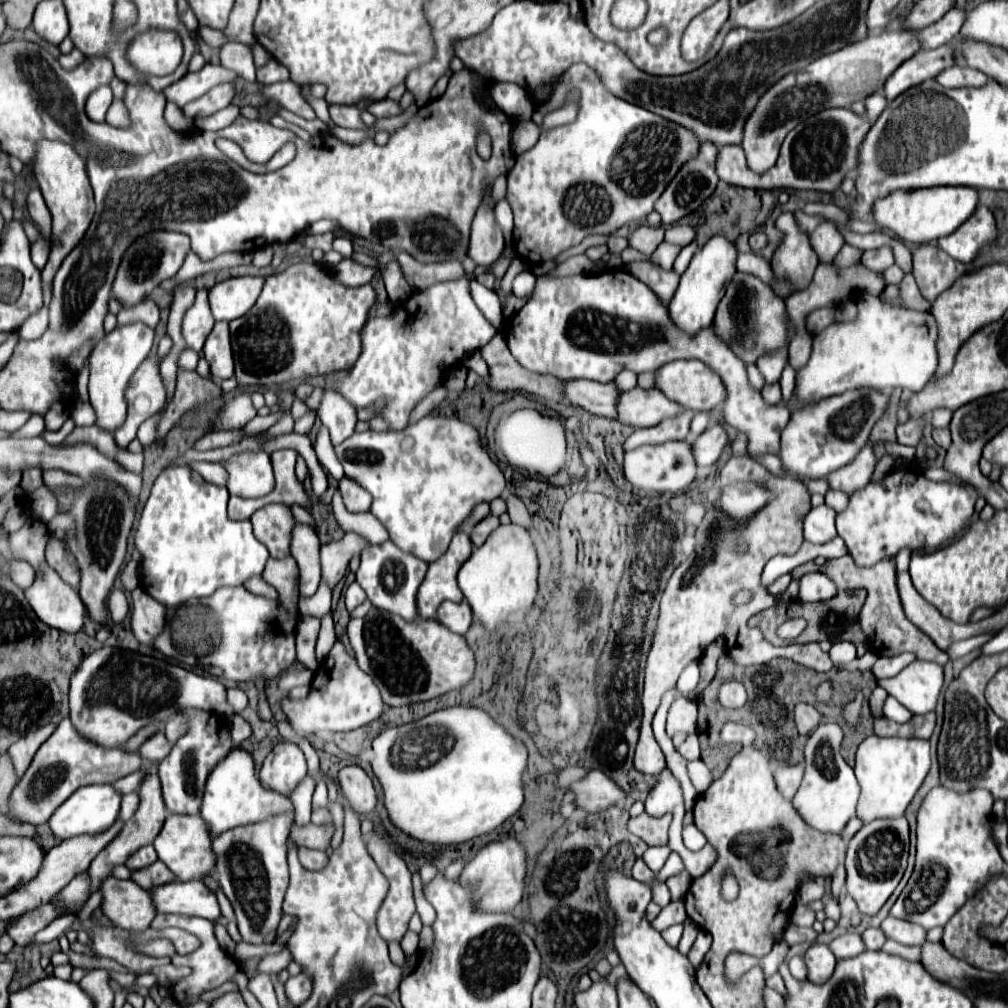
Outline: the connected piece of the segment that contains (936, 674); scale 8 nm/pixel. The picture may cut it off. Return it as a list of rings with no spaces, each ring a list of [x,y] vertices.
[[[914,660],[902,668],[896,676],[888,680],[878,680],[878,684],[912,714],[926,714],[936,708],[938,694],[942,690],[944,672],[936,662]]]

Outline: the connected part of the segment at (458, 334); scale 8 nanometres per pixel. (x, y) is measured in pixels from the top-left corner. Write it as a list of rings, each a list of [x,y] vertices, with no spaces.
[[[450,280],[434,284],[422,292],[414,292],[404,304],[394,310],[388,318],[374,318],[368,320],[362,328],[362,354],[352,366],[350,372],[344,374],[338,382],[334,382],[334,388],[352,404],[356,410],[370,406],[378,398],[386,398],[386,406],[382,408],[382,416],[390,422],[392,430],[404,430],[408,426],[410,410],[420,402],[442,378],[444,368],[450,368],[456,360],[460,360],[464,354],[478,350],[490,342],[490,338],[496,334],[496,328],[484,318],[484,314],[478,310],[470,296],[470,280]]]

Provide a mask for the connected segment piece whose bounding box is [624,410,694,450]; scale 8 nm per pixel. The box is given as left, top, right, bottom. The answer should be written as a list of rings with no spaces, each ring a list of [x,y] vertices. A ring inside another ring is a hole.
[[[684,410],[684,414],[676,418],[666,418],[658,426],[634,430],[632,436],[626,440],[624,450],[632,450],[644,444],[664,444],[668,440],[684,440],[690,432],[690,422],[694,418],[692,410]]]

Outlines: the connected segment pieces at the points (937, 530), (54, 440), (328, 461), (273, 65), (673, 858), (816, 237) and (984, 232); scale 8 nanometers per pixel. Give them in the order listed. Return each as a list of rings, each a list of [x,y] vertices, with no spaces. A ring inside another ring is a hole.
[[[908,466],[904,470],[892,470],[882,482],[868,484],[866,488],[854,492],[850,496],[850,506],[846,512],[838,514],[836,528],[838,536],[846,542],[846,548],[850,556],[854,558],[856,566],[868,568],[884,558],[894,558],[900,550],[938,550],[936,546],[950,544],[948,540],[960,536],[964,528],[968,526],[970,518],[974,516],[974,504],[976,504],[978,492],[970,486],[962,486],[956,482],[932,482],[926,480],[916,468]]]
[[[69,417],[59,431],[55,433],[45,430],[42,434],[42,437],[50,445],[61,445],[62,442],[68,437],[68,435],[72,432],[74,428],[75,423],[72,417]]]
[[[322,428],[322,430],[318,432],[314,450],[316,450],[316,454],[318,454],[320,464],[328,470],[328,474],[332,474],[336,480],[344,478],[344,470],[342,470],[336,454],[334,454],[334,448],[332,448],[332,444],[330,444],[330,436],[328,436],[328,430],[326,430],[326,428]]]
[[[270,60],[266,66],[262,66],[258,70],[258,80],[276,80],[276,72],[280,72],[280,62],[278,60]]]
[[[671,852],[668,857],[668,862],[664,864],[664,868],[660,870],[660,878],[662,880],[666,880],[668,876],[672,876],[672,874],[676,874],[676,872],[680,872],[684,868],[684,864],[682,864],[682,858],[676,854],[676,852]]]
[[[824,222],[820,224],[812,234],[810,234],[810,244],[816,250],[820,262],[832,262],[834,256],[840,252],[844,246],[844,236],[836,230],[834,224]]]
[[[978,206],[976,214],[964,222],[964,226],[958,226],[950,236],[944,236],[938,240],[938,246],[950,254],[958,262],[972,262],[976,254],[984,248],[994,244],[998,238],[998,228],[994,214],[986,206]]]

